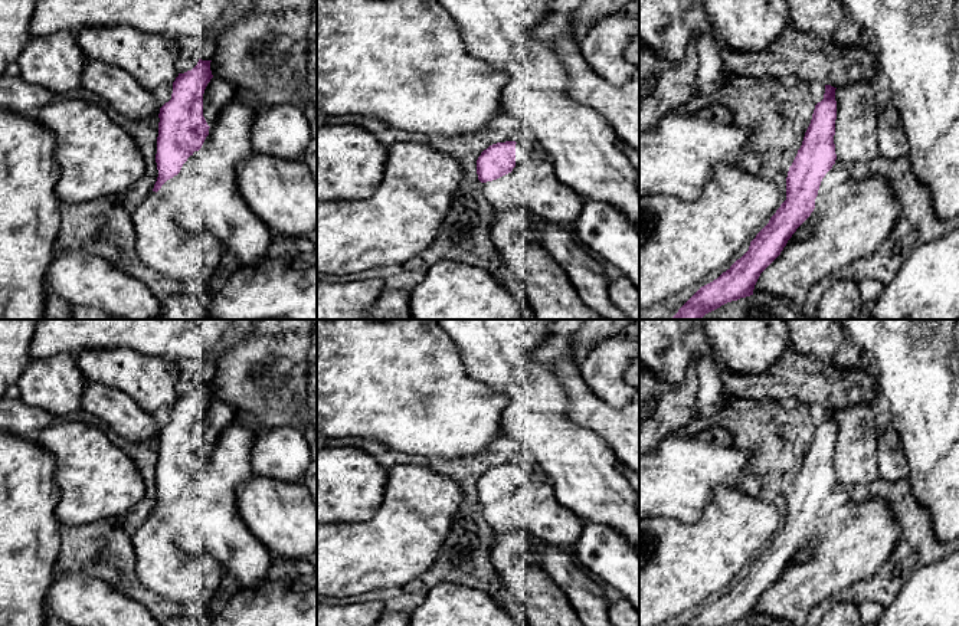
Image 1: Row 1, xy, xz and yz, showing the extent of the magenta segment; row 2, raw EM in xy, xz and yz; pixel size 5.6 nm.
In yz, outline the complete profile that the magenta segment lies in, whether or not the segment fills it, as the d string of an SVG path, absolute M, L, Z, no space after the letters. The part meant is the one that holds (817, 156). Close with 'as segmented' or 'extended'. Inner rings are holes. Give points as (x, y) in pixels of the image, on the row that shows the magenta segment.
M825 85L824 99L815 105L802 145L788 171L786 200L750 242L749 250L717 279L701 286L671 319L701 319L706 314L727 302L753 295L760 273L780 255L796 229L811 216L816 206L827 201L835 187L850 180L848 171L838 167L841 161L835 154L835 89L831 85Z; extended

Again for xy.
M212 60L179 73L173 82L171 99L160 108L156 163L158 177L153 191L168 199L174 210L177 196L193 174L193 160L213 132L203 117L203 94L213 78Z; extended

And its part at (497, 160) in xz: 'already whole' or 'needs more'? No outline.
needs more

